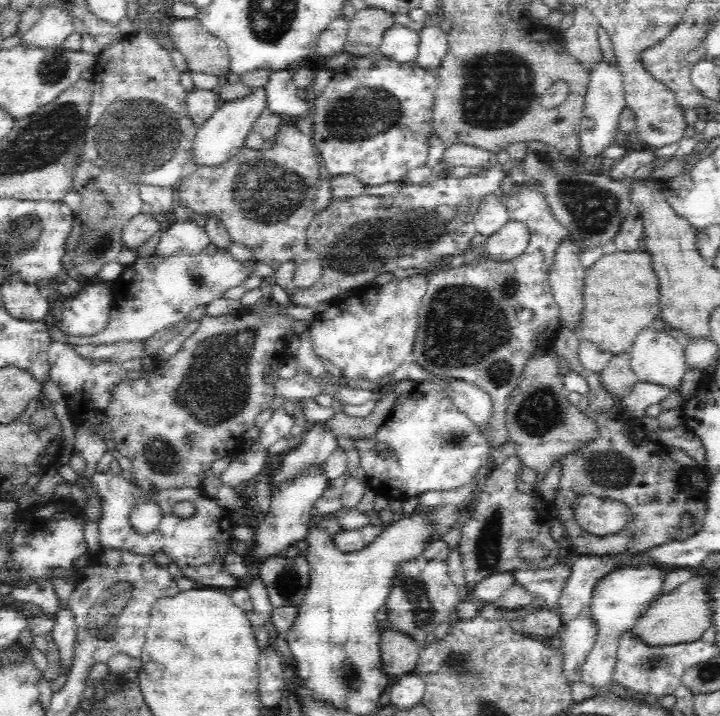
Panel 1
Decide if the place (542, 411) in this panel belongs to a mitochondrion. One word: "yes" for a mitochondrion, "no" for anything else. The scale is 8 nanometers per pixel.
yes

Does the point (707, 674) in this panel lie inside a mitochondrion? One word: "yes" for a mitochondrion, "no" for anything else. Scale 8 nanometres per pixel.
yes

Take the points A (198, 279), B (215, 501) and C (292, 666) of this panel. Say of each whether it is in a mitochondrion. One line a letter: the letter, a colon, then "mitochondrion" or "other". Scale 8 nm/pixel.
A: mitochondrion
B: other
C: other

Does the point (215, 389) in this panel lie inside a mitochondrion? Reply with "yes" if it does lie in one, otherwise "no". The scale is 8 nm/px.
yes

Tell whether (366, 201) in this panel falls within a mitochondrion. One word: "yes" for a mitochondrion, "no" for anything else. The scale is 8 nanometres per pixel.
no

